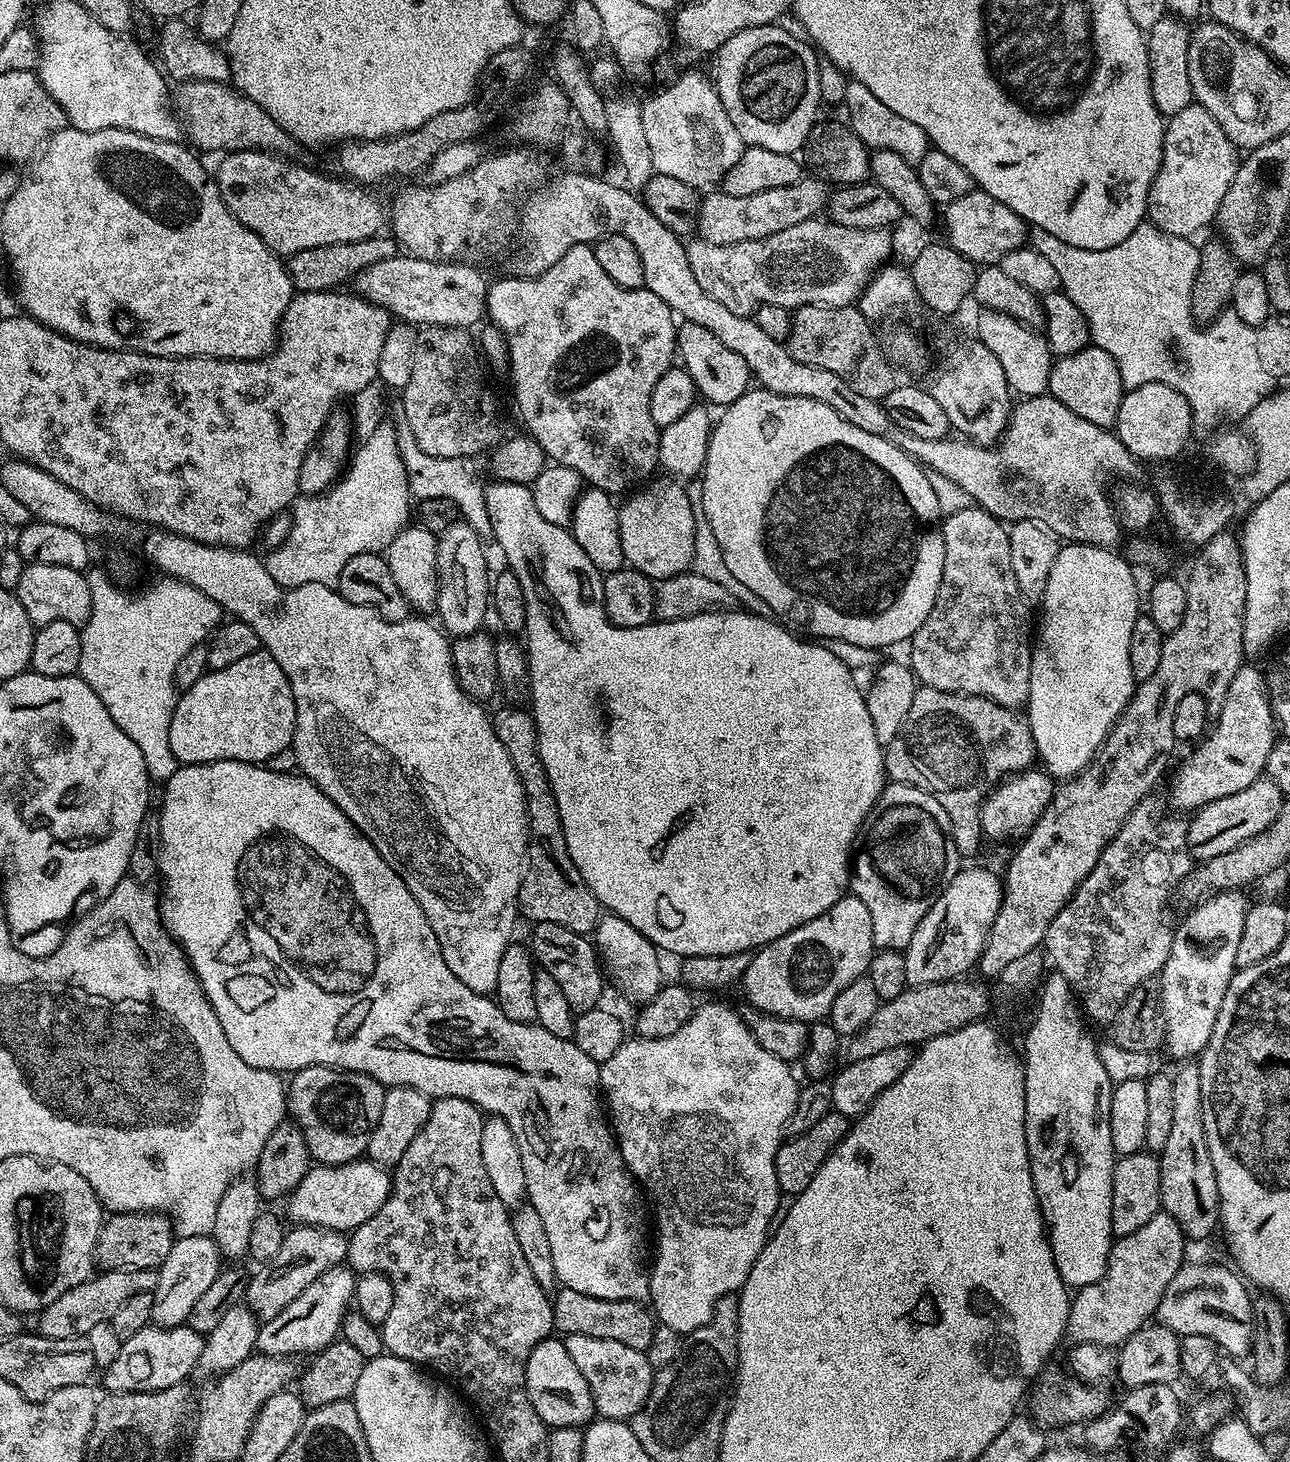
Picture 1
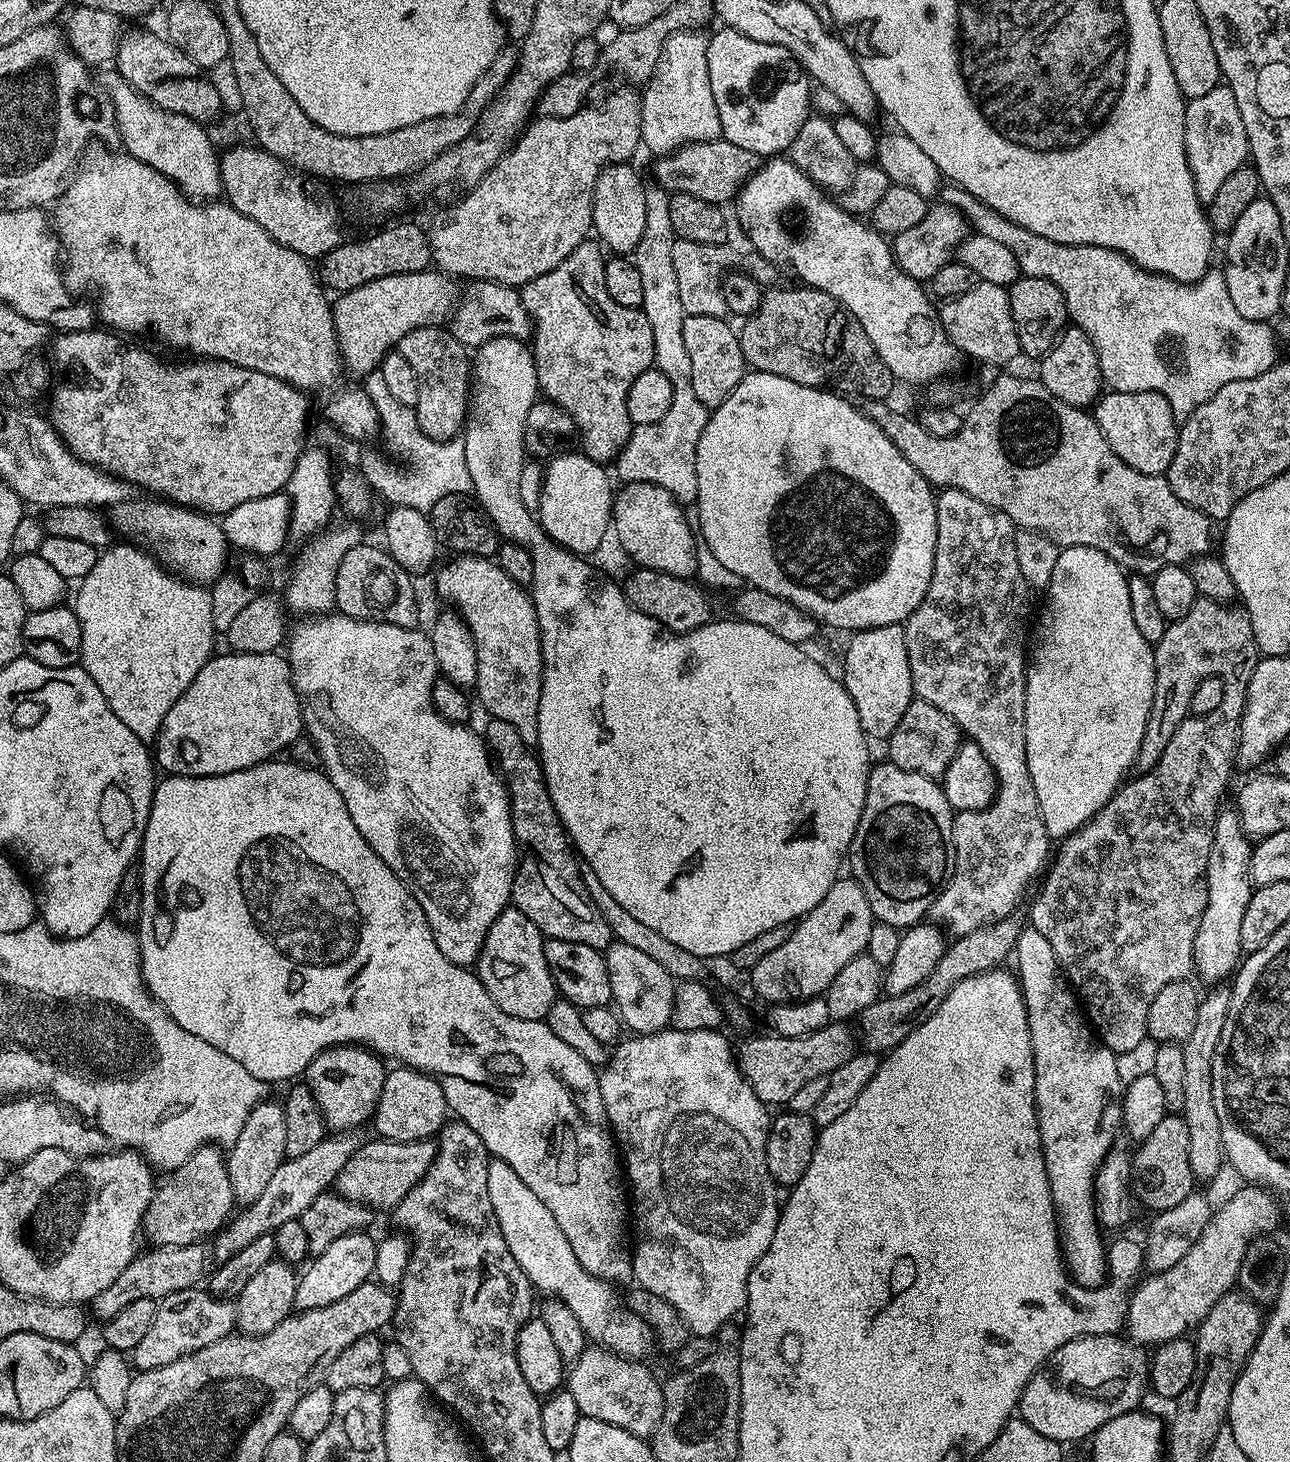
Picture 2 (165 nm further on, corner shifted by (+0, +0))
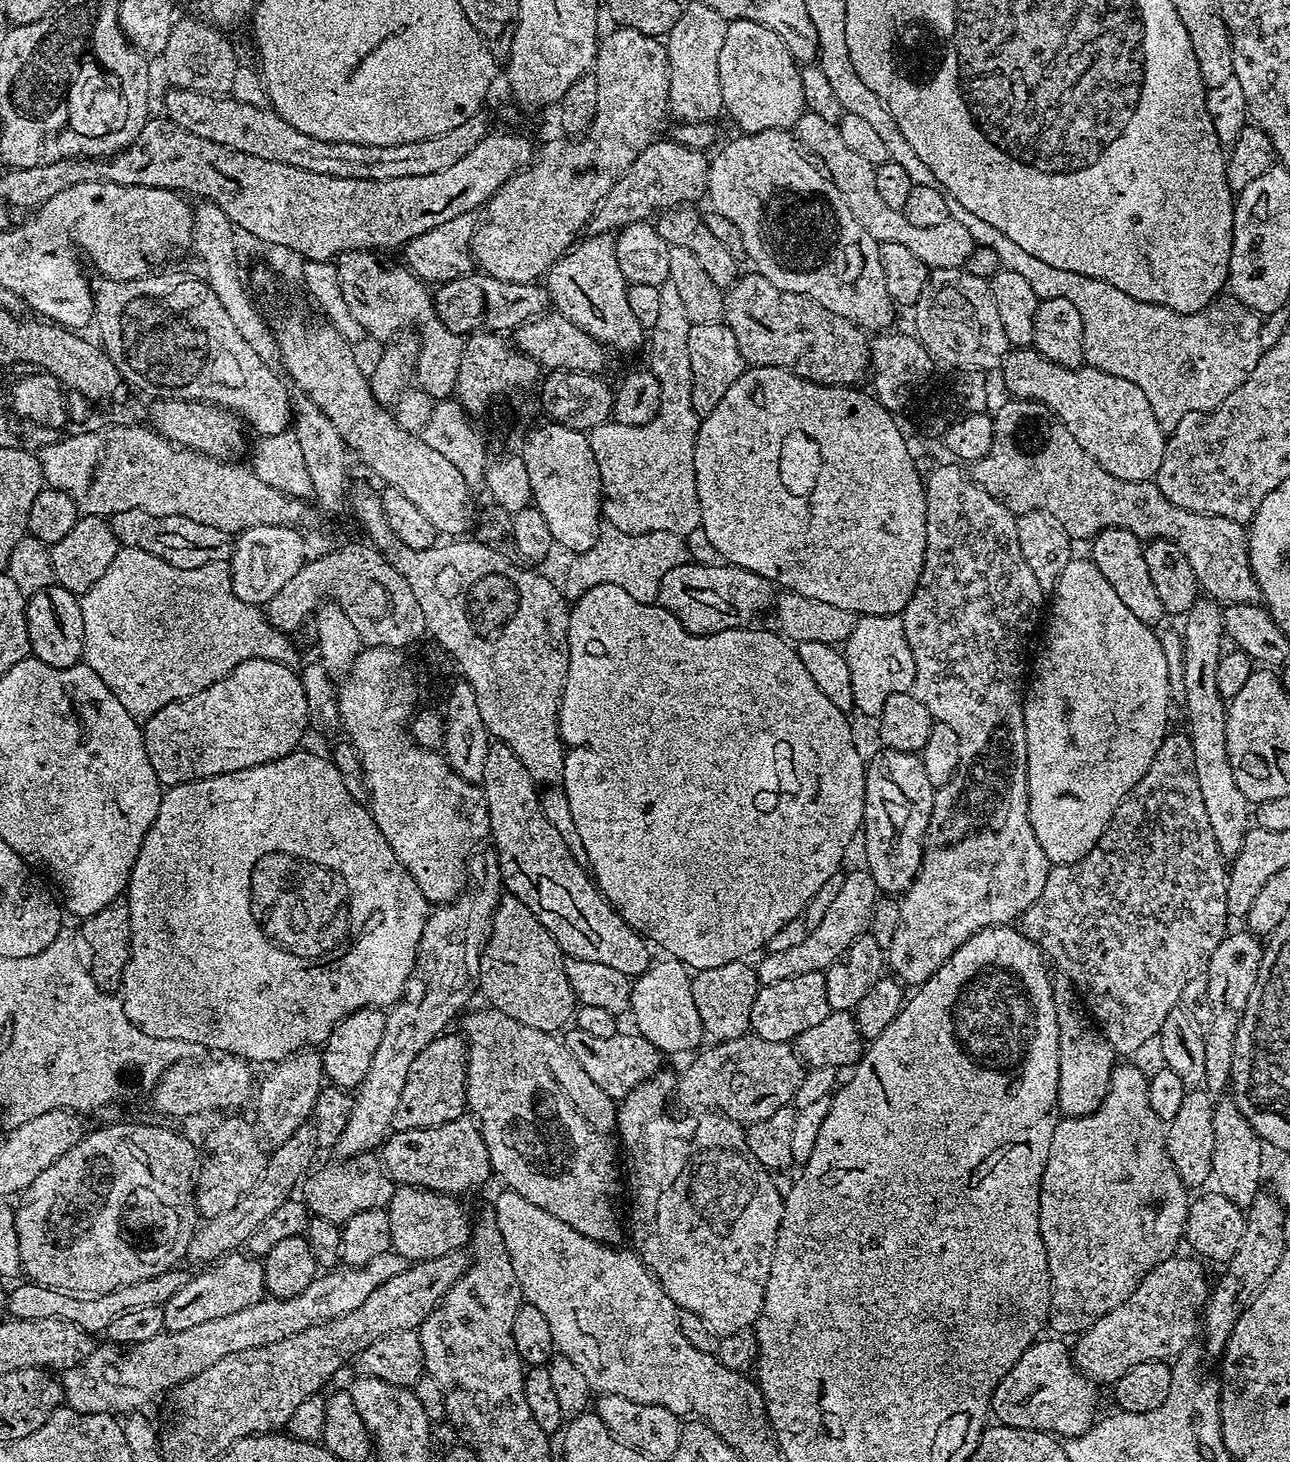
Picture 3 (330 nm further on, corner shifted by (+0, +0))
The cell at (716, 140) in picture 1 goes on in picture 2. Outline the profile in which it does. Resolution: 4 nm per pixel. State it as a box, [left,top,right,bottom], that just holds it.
[640,30,721,154]

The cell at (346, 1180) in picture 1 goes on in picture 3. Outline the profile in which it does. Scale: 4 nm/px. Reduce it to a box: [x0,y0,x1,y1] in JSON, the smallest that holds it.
[378,1115,493,1194]

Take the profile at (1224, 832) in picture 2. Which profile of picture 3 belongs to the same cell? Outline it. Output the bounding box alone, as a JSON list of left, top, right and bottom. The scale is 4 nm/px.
[1184,606,1250,862]

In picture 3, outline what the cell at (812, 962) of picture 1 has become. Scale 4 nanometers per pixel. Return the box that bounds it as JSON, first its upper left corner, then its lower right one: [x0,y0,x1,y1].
[755,870,878,985]

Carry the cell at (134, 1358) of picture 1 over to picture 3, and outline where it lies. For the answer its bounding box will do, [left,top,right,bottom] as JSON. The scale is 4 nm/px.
[164,1254,265,1332]

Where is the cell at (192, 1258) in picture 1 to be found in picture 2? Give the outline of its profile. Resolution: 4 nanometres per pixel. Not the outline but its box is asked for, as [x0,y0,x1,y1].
[212,1132,361,1261]

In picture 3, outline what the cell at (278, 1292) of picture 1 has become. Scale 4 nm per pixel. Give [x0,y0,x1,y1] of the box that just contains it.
[302,1151,397,1226]

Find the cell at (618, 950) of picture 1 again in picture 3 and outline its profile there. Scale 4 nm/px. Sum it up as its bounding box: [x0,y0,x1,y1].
[630,958,705,1054]

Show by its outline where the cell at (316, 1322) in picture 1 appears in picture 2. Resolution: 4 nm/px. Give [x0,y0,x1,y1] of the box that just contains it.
[295,1231,377,1309]

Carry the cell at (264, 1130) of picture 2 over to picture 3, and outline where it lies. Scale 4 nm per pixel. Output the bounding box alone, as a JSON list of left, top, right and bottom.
[254,1050,326,1146]

